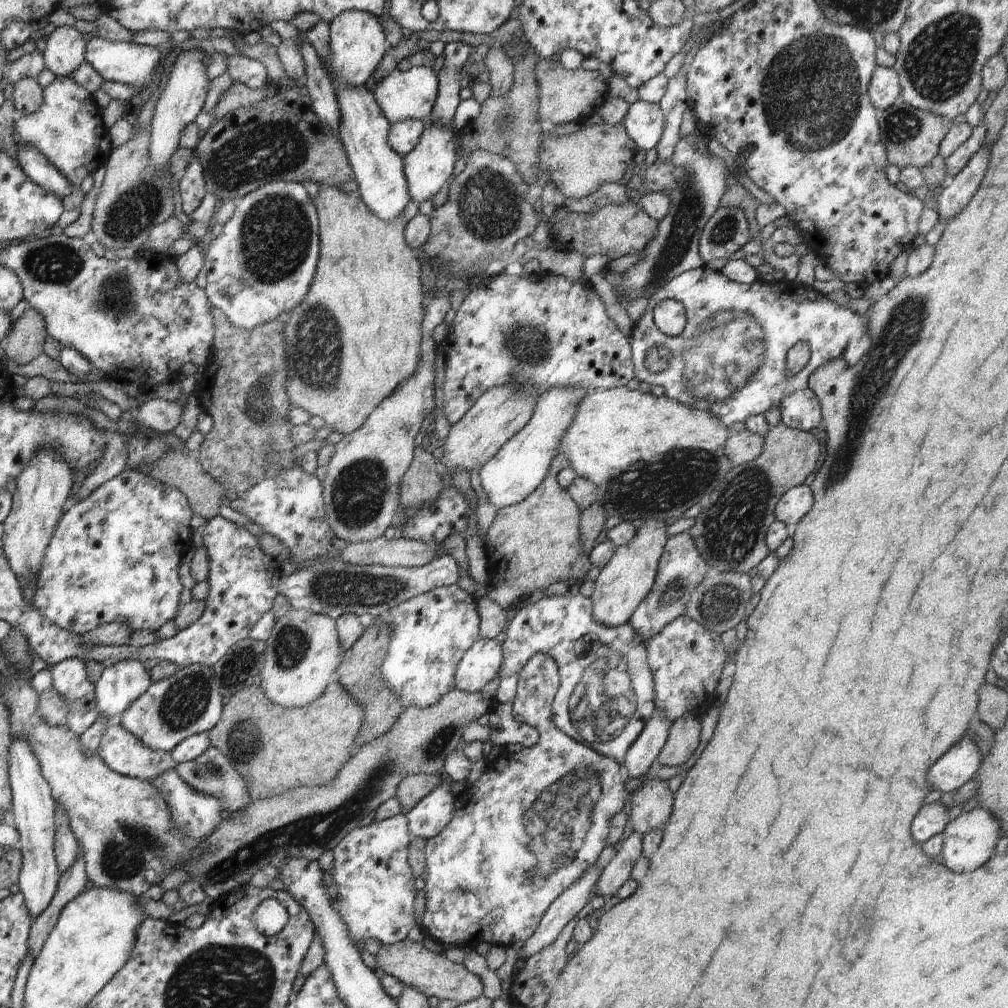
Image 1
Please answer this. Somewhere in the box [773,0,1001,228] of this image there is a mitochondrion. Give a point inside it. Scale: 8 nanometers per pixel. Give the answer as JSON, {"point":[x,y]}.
{"point":[939,62]}

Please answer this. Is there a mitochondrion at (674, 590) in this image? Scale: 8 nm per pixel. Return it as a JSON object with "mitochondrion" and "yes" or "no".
{"mitochondrion":"yes"}

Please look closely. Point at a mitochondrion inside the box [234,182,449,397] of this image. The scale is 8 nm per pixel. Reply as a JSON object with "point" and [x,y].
{"point":[276,235]}

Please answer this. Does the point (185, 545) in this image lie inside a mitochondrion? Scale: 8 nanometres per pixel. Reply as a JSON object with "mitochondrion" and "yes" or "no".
{"mitochondrion":"no"}

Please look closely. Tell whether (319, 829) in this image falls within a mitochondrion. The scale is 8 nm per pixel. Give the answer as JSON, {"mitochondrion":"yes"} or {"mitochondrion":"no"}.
{"mitochondrion":"yes"}

